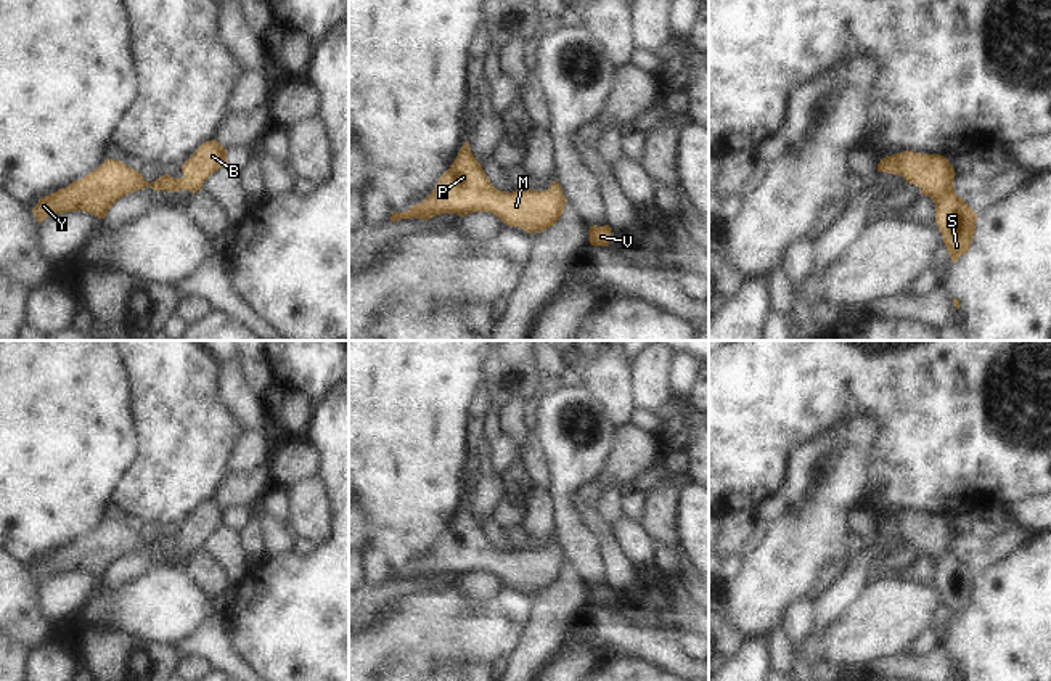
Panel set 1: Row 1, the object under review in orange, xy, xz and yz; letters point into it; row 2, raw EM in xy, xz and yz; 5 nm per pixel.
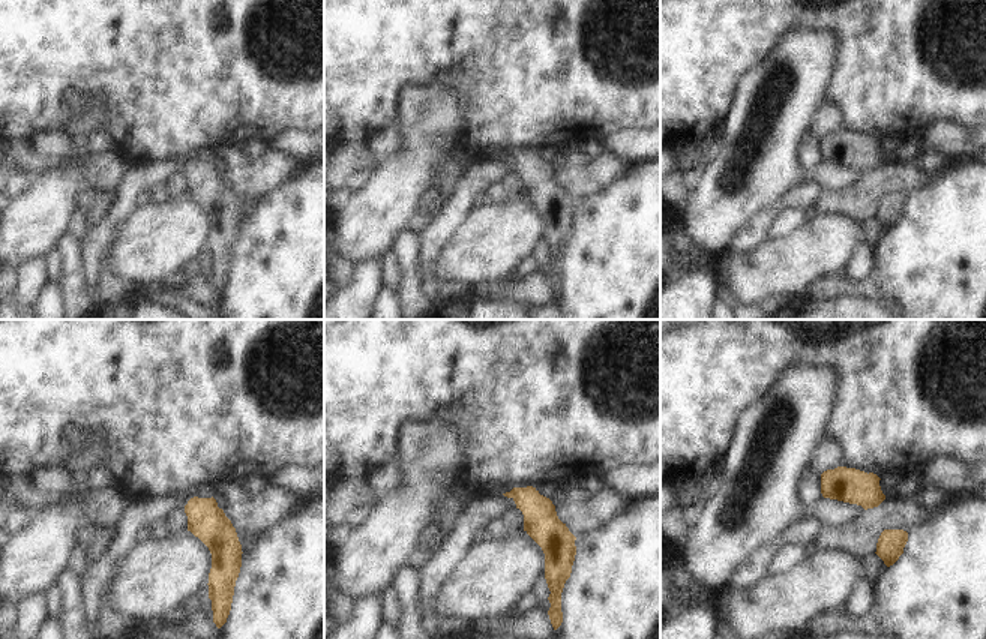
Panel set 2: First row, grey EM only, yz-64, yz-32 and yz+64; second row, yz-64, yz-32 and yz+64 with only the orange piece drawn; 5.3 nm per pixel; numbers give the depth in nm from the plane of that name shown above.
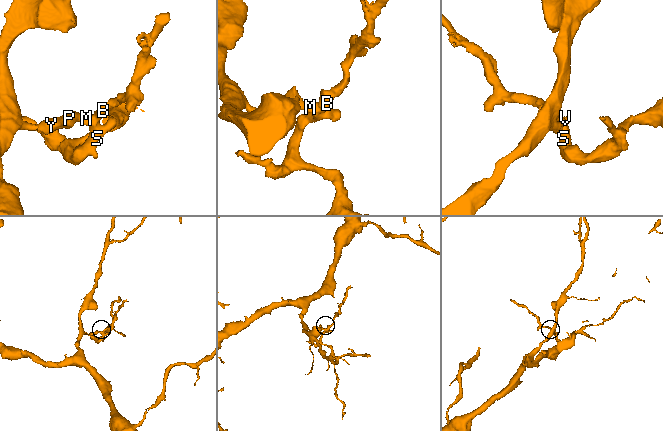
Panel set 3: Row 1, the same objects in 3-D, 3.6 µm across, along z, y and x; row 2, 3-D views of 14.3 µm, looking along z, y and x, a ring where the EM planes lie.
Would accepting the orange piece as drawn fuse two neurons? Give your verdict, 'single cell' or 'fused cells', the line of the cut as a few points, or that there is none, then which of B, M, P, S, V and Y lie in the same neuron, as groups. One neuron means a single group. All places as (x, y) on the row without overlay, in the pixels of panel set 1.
single cell; cut none; groups B M P S V Y

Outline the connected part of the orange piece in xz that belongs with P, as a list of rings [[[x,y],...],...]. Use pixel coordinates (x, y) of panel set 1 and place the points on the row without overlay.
[[[466,501],[455,522],[439,538],[436,549],[407,572],[392,572],[391,581],[402,578],[427,581],[440,573],[464,577],[472,572],[490,572],[503,583],[534,594],[553,586],[564,573],[566,562],[567,559],[556,540],[546,551],[498,551]]]

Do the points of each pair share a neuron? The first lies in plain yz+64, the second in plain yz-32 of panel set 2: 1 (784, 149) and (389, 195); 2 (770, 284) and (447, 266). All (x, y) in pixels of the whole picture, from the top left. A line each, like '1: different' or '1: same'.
1: same
2: same

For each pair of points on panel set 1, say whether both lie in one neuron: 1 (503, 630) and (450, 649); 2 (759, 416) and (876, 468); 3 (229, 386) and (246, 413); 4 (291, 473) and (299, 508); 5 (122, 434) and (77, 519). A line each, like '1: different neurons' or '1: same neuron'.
1: same neuron
2: same neuron
3: same neuron
4: different neurons
5: same neuron

